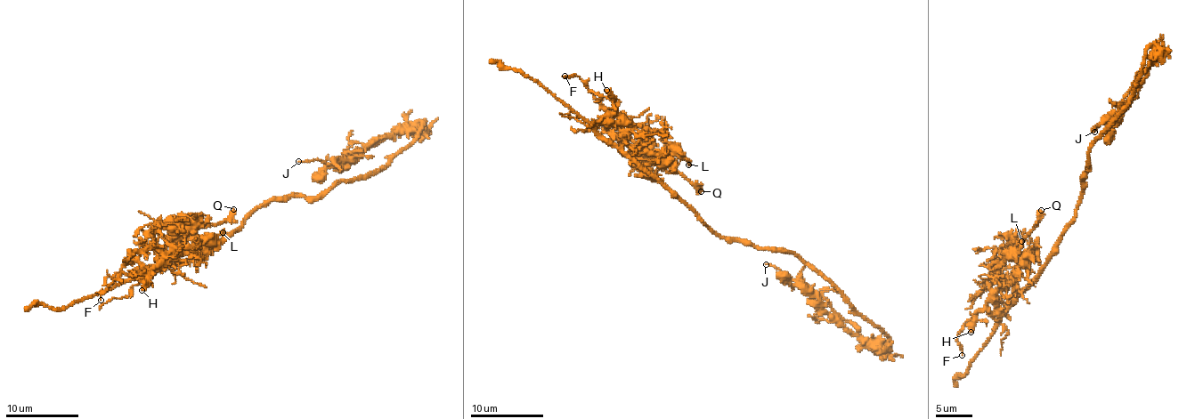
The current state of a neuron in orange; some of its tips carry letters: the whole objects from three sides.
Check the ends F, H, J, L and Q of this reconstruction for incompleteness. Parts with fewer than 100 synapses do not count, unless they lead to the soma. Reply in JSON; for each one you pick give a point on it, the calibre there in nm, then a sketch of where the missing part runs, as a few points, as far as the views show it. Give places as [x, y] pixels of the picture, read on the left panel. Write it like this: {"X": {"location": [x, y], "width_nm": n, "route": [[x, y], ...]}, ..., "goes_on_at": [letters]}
{"goes_on_at": []}

